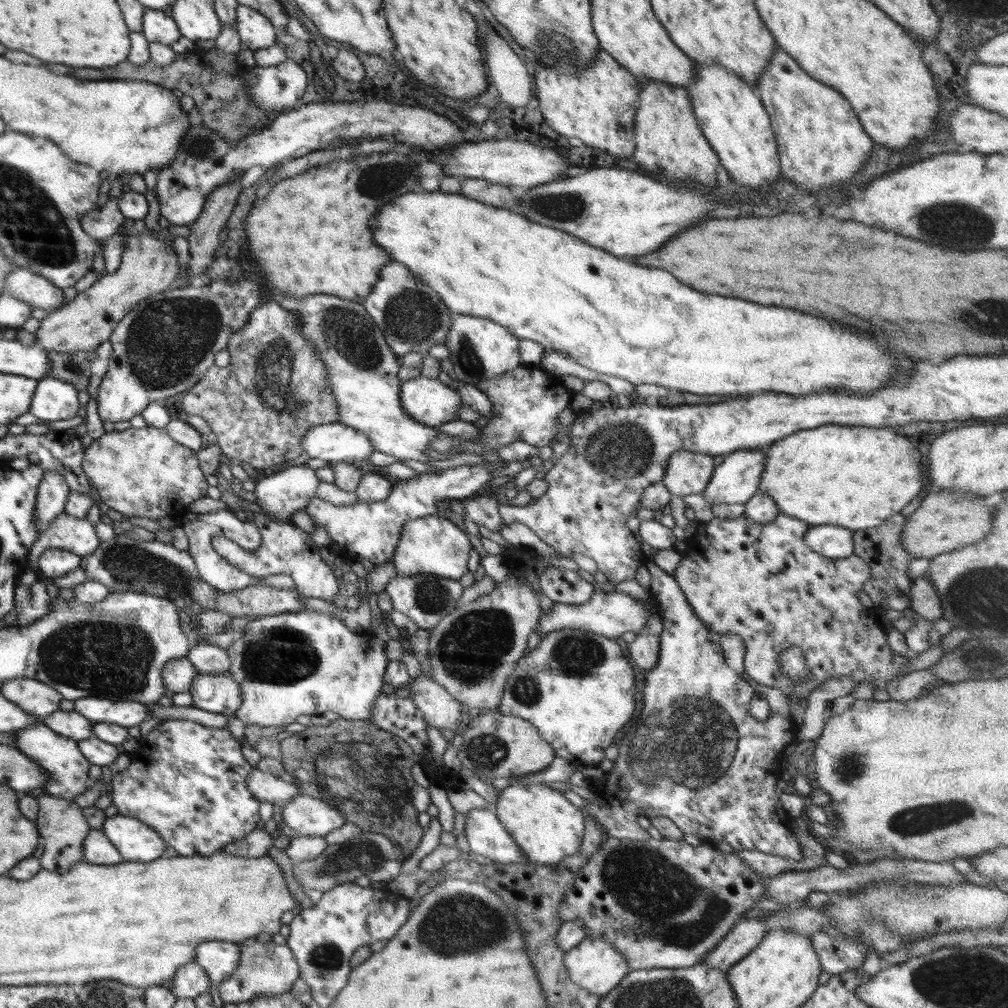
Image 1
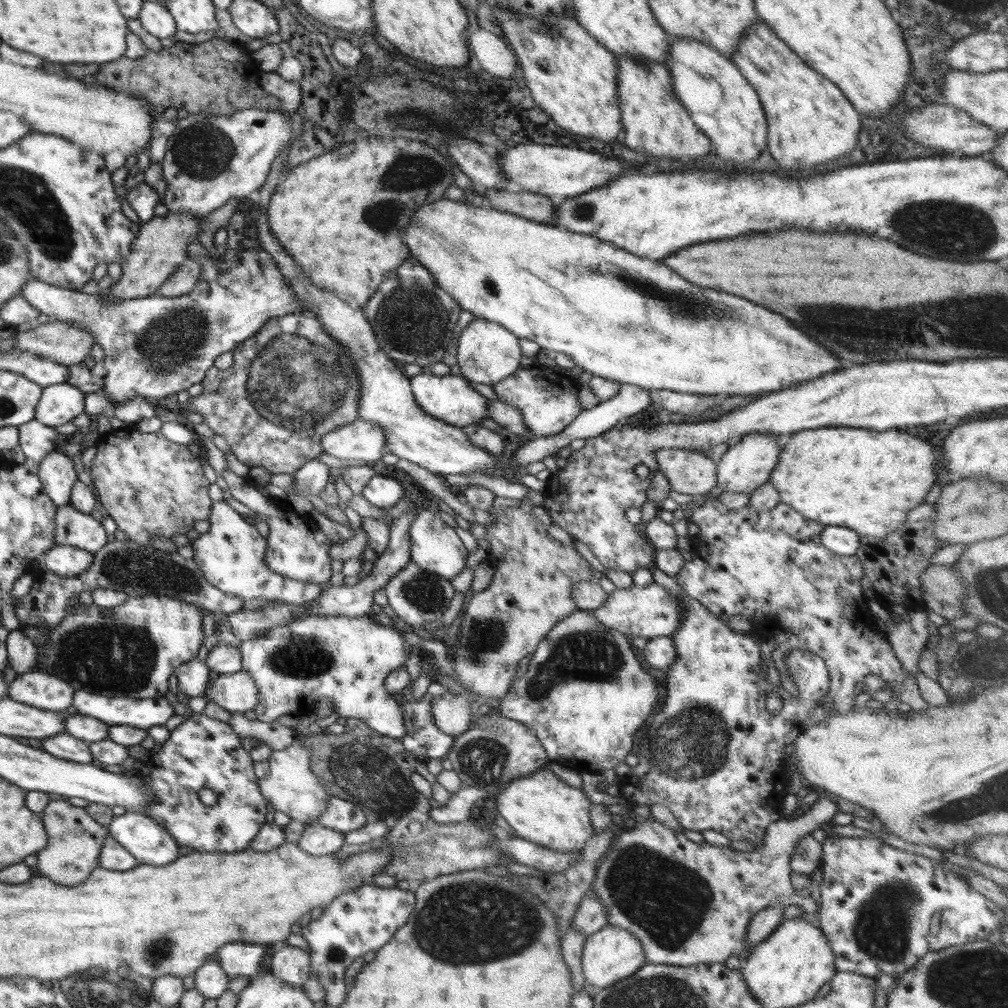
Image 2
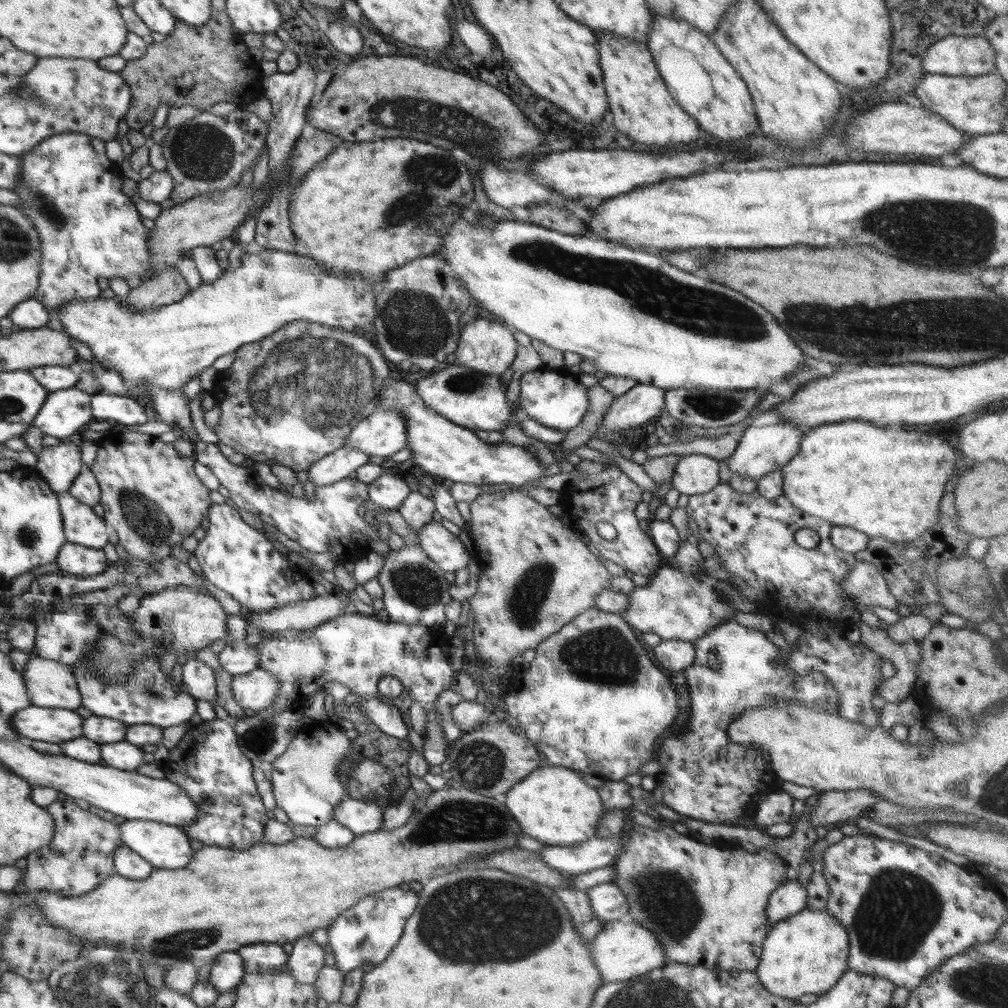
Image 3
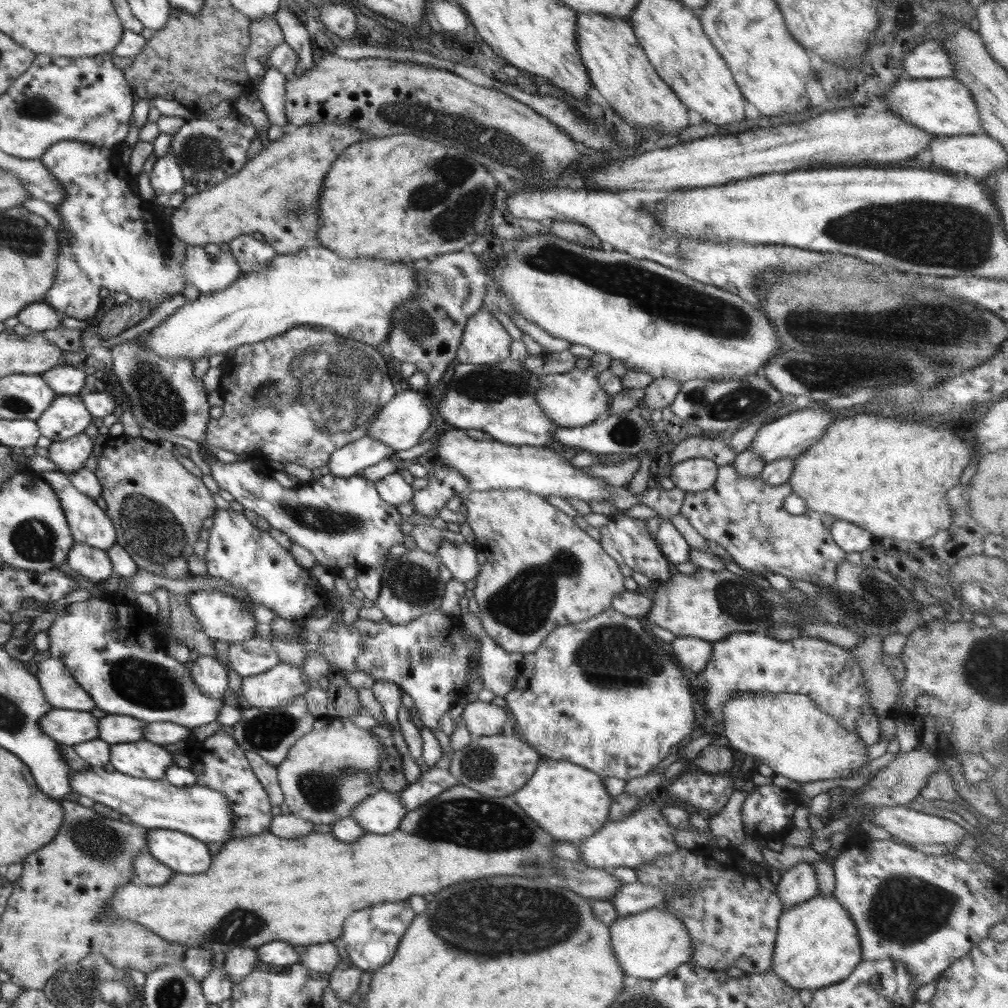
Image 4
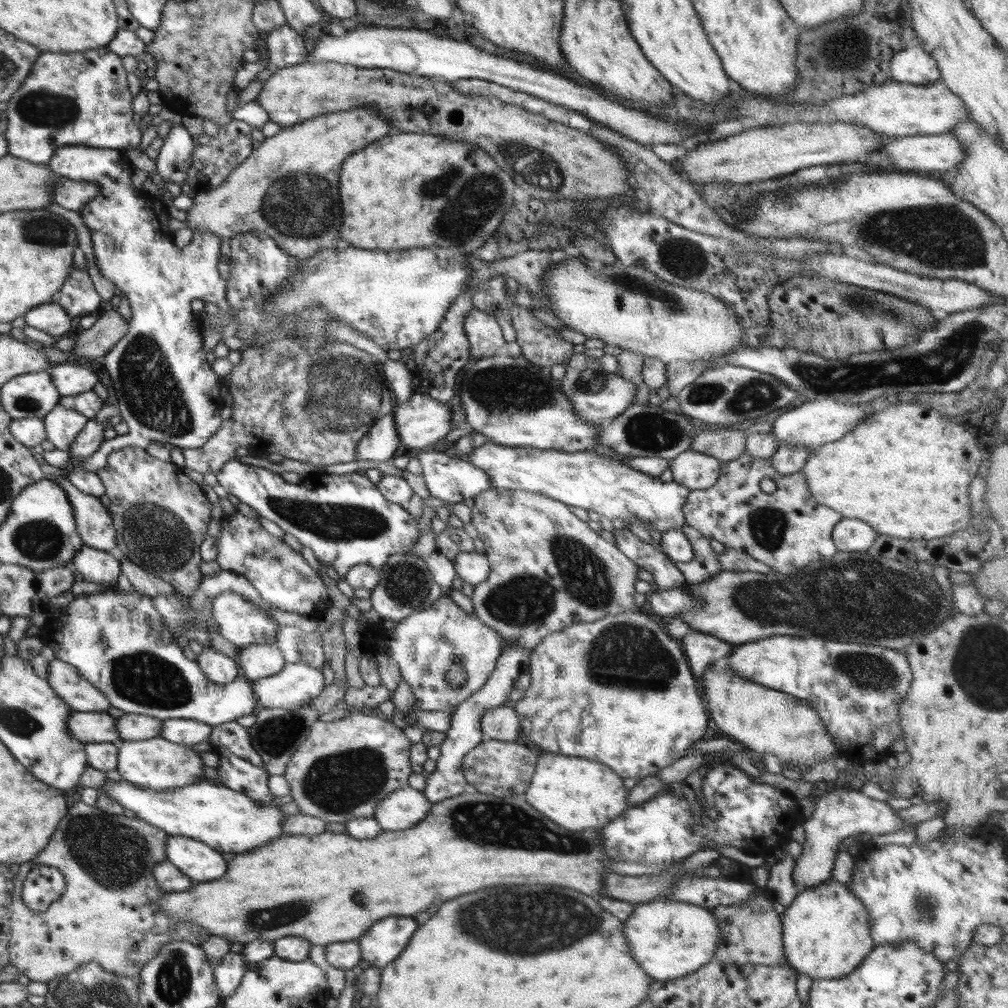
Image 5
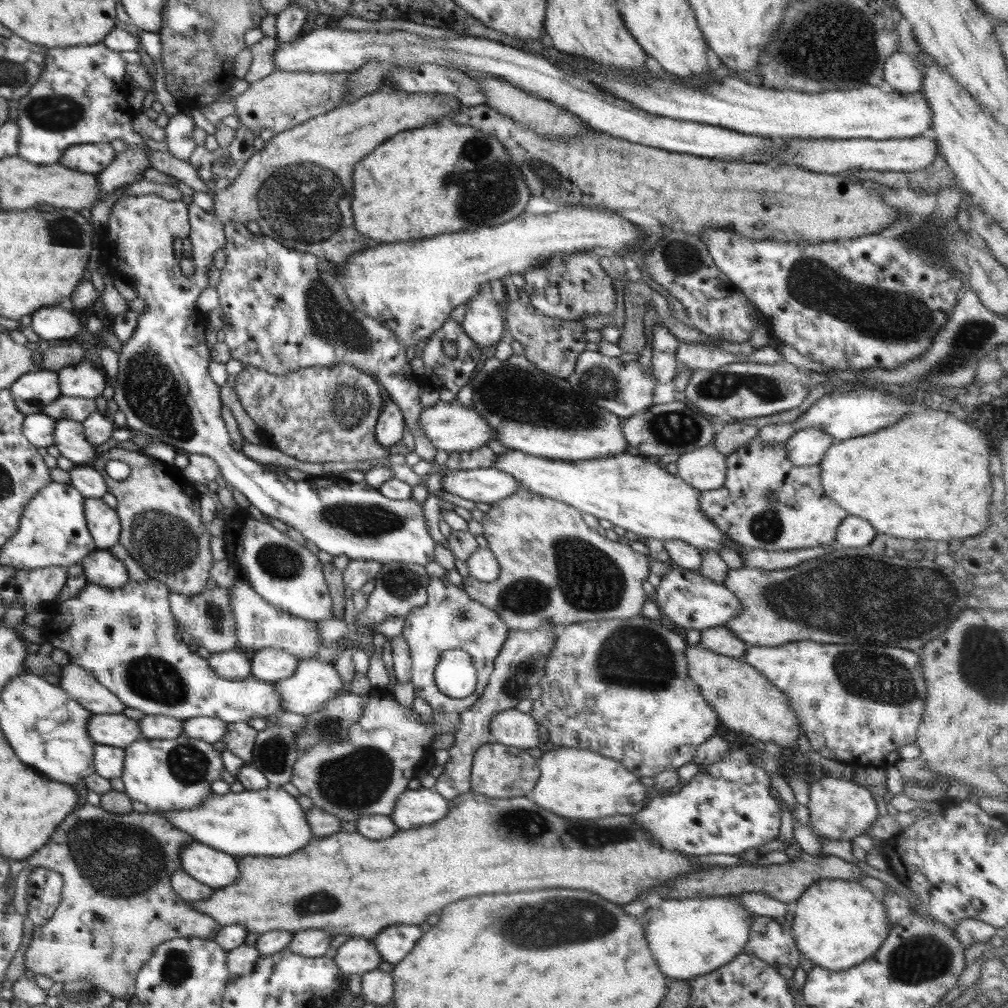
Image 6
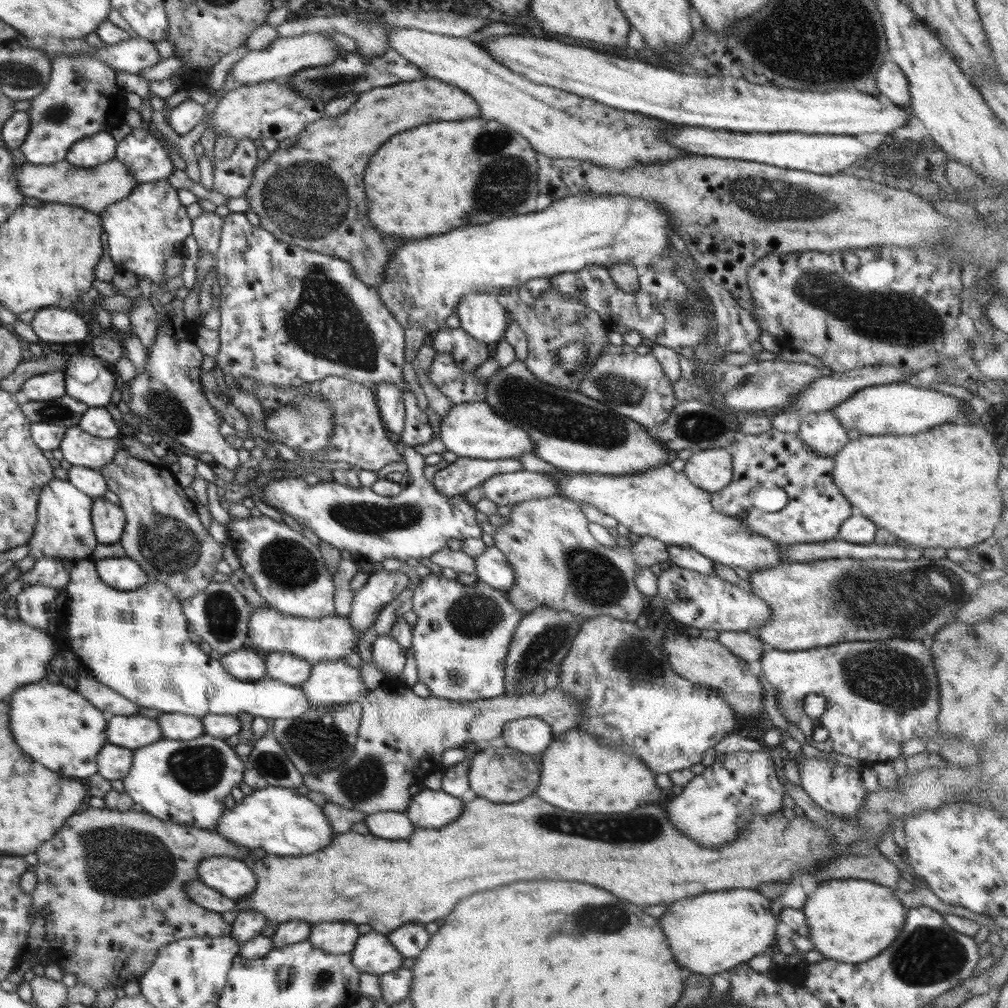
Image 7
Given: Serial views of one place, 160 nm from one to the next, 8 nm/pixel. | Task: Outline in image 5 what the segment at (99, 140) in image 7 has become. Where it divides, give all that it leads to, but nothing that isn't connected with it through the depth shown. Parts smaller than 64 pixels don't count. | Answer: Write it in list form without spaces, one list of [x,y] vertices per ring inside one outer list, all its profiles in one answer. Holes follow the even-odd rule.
[[[66,145],[58,149],[46,164],[55,174],[94,182],[99,186],[97,196],[77,213],[88,227],[100,274],[122,292],[131,306],[128,332],[105,354],[103,362],[113,382],[117,398],[115,404],[120,408],[121,420],[130,430],[126,438],[130,436],[132,447],[146,446],[150,440],[156,440],[156,443],[168,443],[182,450],[201,449],[220,428],[223,421],[220,410],[225,404],[220,402],[219,376],[206,361],[202,329],[194,322],[190,302],[200,298],[222,305],[226,296],[226,279],[218,271],[218,256],[224,238],[209,230],[199,230],[194,232],[188,246],[178,248],[174,233],[168,229],[171,216],[166,204],[156,195],[148,196],[142,188],[140,192],[122,192],[124,188],[130,188],[131,165],[122,150]]]

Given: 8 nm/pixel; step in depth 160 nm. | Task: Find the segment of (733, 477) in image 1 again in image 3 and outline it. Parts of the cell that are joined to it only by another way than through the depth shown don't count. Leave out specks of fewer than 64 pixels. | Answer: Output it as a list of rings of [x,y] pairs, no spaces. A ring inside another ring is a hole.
[[[786,421],[763,427],[750,425],[745,428],[738,439],[738,447],[734,450],[734,454],[726,459],[726,467],[728,467],[731,475],[738,474],[742,477],[750,477],[750,479],[758,482],[764,475],[781,470],[787,462],[790,462],[798,454],[805,433],[806,430],[800,426]]]

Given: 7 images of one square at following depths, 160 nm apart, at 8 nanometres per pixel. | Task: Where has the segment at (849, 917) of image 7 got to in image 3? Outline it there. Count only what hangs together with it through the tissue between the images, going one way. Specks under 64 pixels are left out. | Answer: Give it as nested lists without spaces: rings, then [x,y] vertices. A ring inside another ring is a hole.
[[[808,907],[772,926],[764,940],[760,964],[753,971],[768,993],[782,997],[782,999],[799,1000],[807,994],[824,994],[834,987],[847,970],[848,954],[850,954],[850,941],[848,941],[848,934],[842,927],[842,923],[832,917],[826,909],[818,911]]]

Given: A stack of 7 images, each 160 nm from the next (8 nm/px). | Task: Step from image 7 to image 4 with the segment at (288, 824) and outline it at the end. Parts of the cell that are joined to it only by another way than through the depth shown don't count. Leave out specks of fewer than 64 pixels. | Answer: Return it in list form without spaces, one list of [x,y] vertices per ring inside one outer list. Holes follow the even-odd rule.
[[[88,767],[81,771],[70,772],[70,788],[82,796],[88,796],[94,800],[117,810],[121,814],[129,816],[133,823],[146,827],[147,829],[170,829],[196,837],[205,842],[219,842],[234,839],[231,836],[233,820],[226,795],[200,786],[175,786],[166,778],[150,780],[147,778],[136,778],[116,769],[108,772],[103,767]]]

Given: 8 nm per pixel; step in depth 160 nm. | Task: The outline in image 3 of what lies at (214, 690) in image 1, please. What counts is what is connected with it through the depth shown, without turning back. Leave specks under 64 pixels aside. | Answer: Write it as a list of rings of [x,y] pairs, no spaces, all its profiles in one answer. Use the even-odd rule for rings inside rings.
[[[260,667],[248,674],[233,675],[231,680],[235,701],[242,708],[254,711],[270,706],[278,687],[278,679]]]

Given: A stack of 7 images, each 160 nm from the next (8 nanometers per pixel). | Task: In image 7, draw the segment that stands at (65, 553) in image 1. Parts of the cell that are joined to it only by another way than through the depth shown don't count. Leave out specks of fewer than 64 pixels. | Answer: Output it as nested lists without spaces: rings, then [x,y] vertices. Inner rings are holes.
[[[128,556],[95,561],[102,582],[108,583],[117,590],[138,590],[153,581],[146,575],[146,571],[142,570],[140,563]]]

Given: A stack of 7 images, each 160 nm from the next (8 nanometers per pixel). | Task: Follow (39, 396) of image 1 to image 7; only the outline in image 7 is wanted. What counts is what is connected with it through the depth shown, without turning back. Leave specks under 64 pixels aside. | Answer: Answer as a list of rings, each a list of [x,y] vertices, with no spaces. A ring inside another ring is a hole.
[[[78,425],[66,429],[59,449],[71,465],[98,470],[109,465],[118,451],[123,450],[117,438],[97,438]]]

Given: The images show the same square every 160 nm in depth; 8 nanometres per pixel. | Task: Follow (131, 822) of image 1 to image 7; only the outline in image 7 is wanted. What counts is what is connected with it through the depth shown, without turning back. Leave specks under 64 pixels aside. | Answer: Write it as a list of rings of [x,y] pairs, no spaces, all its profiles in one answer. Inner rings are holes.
[[[224,855],[203,858],[198,863],[197,875],[206,886],[235,901],[247,898],[257,881],[244,860]]]

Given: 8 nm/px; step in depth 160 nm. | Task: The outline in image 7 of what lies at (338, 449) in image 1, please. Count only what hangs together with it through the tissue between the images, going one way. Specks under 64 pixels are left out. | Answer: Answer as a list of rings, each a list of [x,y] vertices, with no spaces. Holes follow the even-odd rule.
[[[465,402],[450,407],[448,413],[441,418],[439,440],[446,447],[446,451],[453,452],[462,458],[484,458],[486,460],[500,460],[500,458],[520,458],[527,454],[534,454],[534,443],[525,430],[512,426],[510,422],[498,416],[491,406],[482,402]]]

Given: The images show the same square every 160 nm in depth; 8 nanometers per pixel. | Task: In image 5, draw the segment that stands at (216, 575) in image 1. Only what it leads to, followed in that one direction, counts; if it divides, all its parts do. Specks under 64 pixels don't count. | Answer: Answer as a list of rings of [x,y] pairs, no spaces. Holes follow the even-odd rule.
[[[239,511],[228,518],[221,517],[221,524],[216,541],[218,555],[215,561],[222,571],[234,571],[244,576],[256,592],[274,608],[304,615],[312,615],[314,610],[326,608],[329,600],[326,586],[301,553],[268,533],[258,519],[247,518]]]

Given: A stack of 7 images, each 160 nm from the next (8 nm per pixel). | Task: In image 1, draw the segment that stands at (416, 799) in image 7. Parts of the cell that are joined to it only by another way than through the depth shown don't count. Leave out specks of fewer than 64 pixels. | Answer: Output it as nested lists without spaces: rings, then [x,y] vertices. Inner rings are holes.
[[[296,795],[285,802],[282,816],[297,836],[325,836],[346,823],[345,816],[335,806],[306,795]]]

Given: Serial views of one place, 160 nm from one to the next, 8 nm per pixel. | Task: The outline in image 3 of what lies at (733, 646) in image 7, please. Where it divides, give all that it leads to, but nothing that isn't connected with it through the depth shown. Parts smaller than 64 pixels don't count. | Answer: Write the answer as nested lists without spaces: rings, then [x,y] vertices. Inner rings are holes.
[[[680,639],[664,640],[654,647],[656,660],[671,670],[682,671],[692,664],[695,655],[693,642]]]

